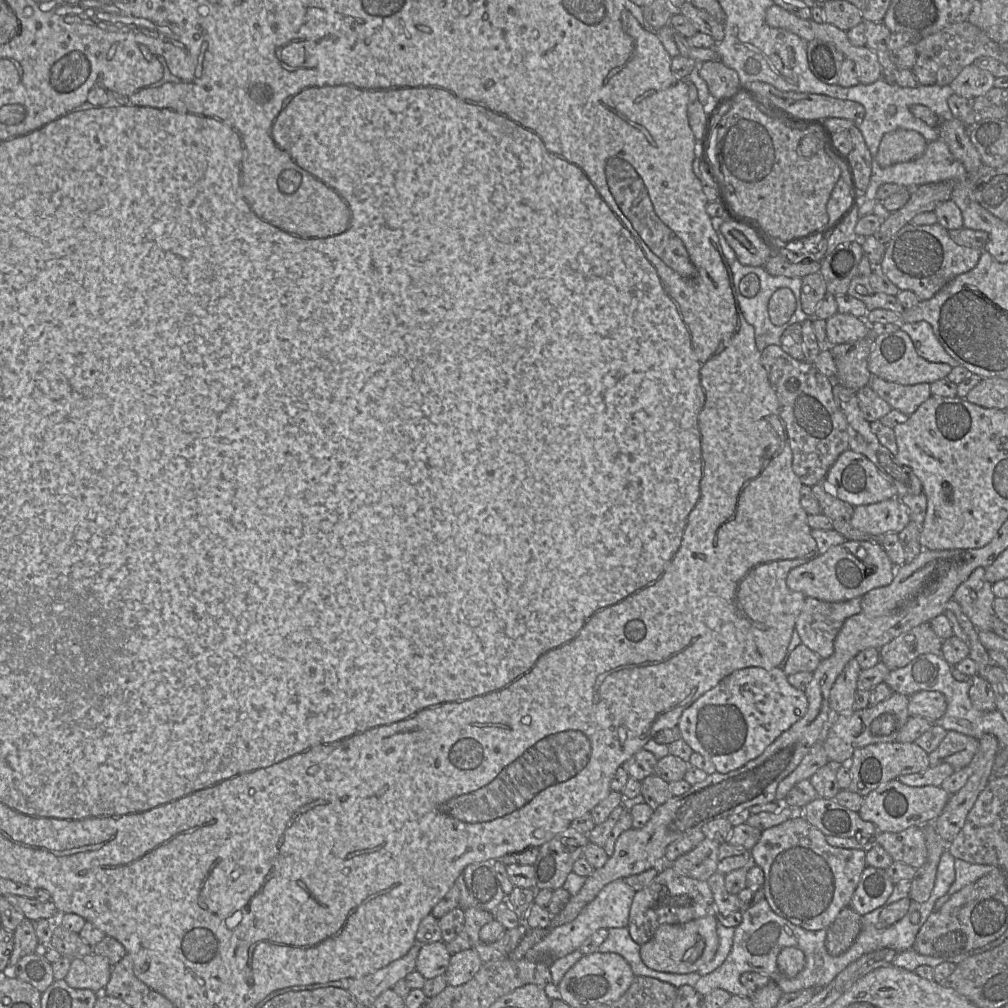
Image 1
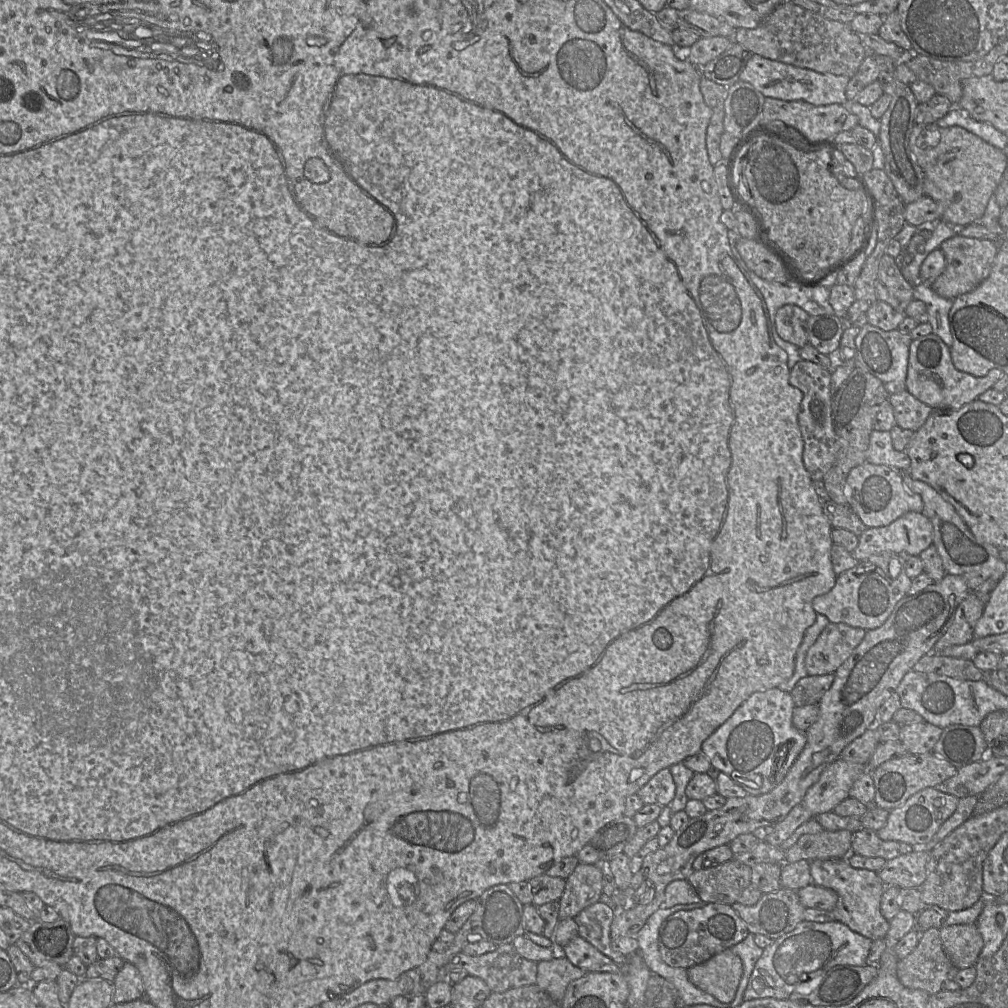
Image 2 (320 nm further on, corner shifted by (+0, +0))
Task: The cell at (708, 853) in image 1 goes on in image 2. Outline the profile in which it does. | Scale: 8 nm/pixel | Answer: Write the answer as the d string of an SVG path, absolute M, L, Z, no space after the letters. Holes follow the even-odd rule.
M734 858L717 866L694 871L688 878L703 903L736 903L742 891L751 885L751 868Z

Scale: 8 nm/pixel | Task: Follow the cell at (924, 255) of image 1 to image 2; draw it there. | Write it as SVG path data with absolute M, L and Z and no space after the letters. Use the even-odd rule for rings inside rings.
M957 233L945 240L939 249L944 254L946 266L942 274L932 281L930 287L939 296L954 299L972 291L988 277L998 246L991 240L965 237Z

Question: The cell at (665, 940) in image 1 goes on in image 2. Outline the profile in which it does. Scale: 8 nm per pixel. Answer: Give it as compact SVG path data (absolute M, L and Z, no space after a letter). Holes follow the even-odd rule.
M731 948L687 969L689 980L696 987L723 1003L735 999L742 974L742 961Z

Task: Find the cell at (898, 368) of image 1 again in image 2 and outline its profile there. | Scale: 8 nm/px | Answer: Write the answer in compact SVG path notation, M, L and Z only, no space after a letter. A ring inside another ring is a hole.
M934 333L912 339L909 347L909 357L906 377L906 390L921 402L934 410L956 410L972 401L1006 375L999 369L991 369L983 377L958 371L952 362L950 347Z

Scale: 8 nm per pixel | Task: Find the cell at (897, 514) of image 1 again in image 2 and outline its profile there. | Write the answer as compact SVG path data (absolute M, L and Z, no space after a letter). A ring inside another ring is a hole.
M909 511L882 527L867 527L852 552L858 561L884 552L919 556L933 544L933 526L922 513Z

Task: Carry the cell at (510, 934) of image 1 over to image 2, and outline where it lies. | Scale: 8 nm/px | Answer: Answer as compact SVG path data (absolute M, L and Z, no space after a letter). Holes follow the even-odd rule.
M504 944L478 956L459 952L448 962L448 970L465 970L482 979L492 992L504 992L536 984L537 964L520 956L512 944Z

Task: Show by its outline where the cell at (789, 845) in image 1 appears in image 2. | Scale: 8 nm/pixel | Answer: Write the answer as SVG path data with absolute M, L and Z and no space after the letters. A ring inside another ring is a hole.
M846 859L810 860L812 884L830 888L838 894L838 901L832 910L834 921L841 922L854 932L872 941L885 939L889 921L881 912L880 903L885 885L878 873L852 867Z

